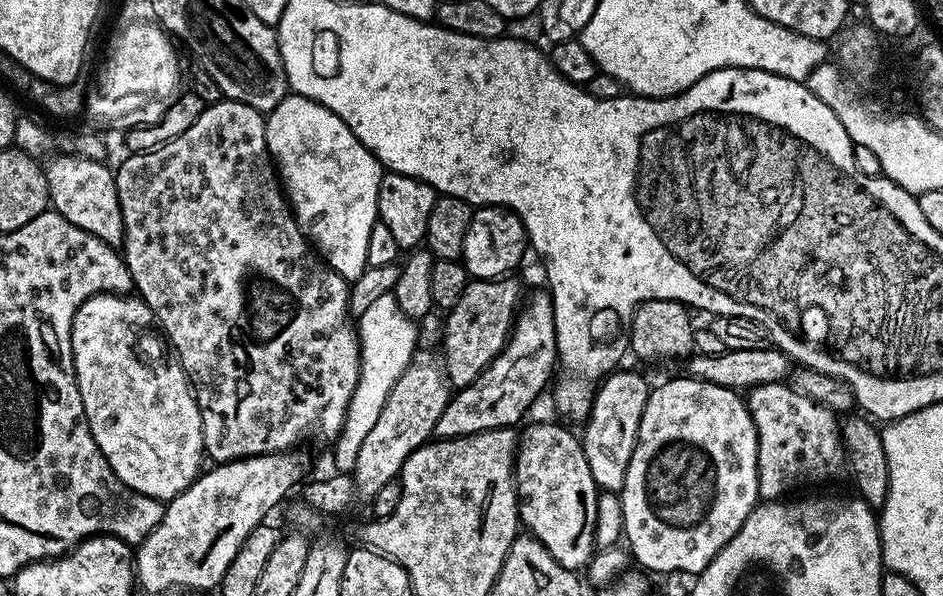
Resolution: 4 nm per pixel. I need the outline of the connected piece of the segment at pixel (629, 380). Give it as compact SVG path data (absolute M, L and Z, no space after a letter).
M613 370L599 381L592 398L592 409L583 425L582 443L590 474L597 489L608 494L619 493L626 478L626 466L630 466L630 454L638 438L638 426L642 422L642 410L646 410L650 383L640 372Z

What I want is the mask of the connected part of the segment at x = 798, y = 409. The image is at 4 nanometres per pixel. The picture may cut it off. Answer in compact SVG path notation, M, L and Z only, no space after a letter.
M787 383L759 384L747 393L748 412L756 427L758 442L758 458L756 473L758 474L758 490L765 501L771 502L787 497L791 488L799 484L820 484L823 480L832 480L846 468L844 441L840 438L840 424L837 413L831 412L824 404L806 398L801 392L794 391Z

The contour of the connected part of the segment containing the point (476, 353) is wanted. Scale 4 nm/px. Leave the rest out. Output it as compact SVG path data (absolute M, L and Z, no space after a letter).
M512 278L473 279L462 290L462 298L447 309L444 320L444 356L442 371L451 387L459 390L470 386L490 366L490 362L506 346L512 326L522 304L520 284Z

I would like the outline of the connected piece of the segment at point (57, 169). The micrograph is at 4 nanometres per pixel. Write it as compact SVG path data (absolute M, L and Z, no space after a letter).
M67 155L50 161L44 168L51 207L62 218L66 218L66 222L74 222L74 226L94 234L94 238L113 246L123 245L124 223L113 169L108 169L107 163L99 160Z

